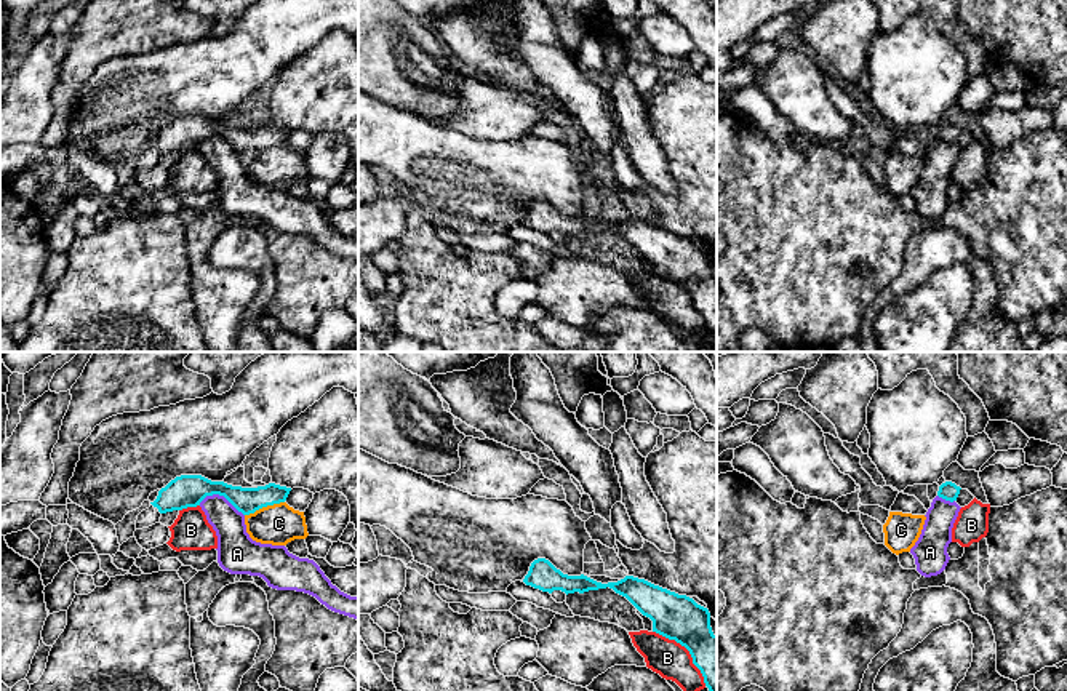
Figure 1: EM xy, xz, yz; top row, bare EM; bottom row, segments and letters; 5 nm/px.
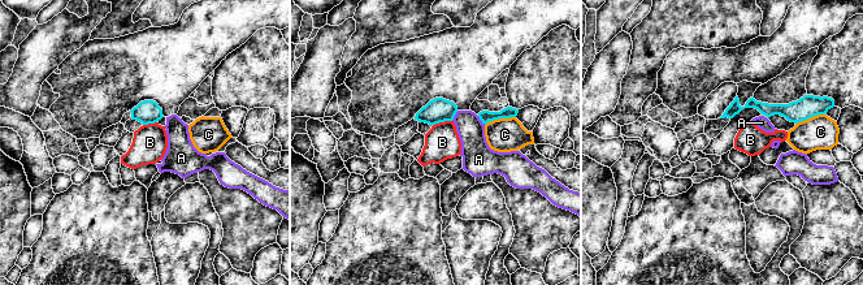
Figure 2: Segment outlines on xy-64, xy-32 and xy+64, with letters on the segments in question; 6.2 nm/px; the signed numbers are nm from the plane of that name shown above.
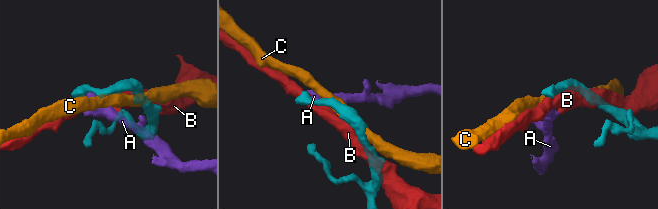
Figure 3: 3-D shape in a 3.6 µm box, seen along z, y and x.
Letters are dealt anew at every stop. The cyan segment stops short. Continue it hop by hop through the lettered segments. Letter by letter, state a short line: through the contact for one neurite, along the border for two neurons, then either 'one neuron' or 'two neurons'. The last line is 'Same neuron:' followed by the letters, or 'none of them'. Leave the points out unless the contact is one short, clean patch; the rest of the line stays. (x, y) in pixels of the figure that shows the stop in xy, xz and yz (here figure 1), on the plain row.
A: line xy (199, 144), (207, 138), (223, 136), (243, 157); two neurons
B: two neurons
C: two neurons
Same neuron: none of them

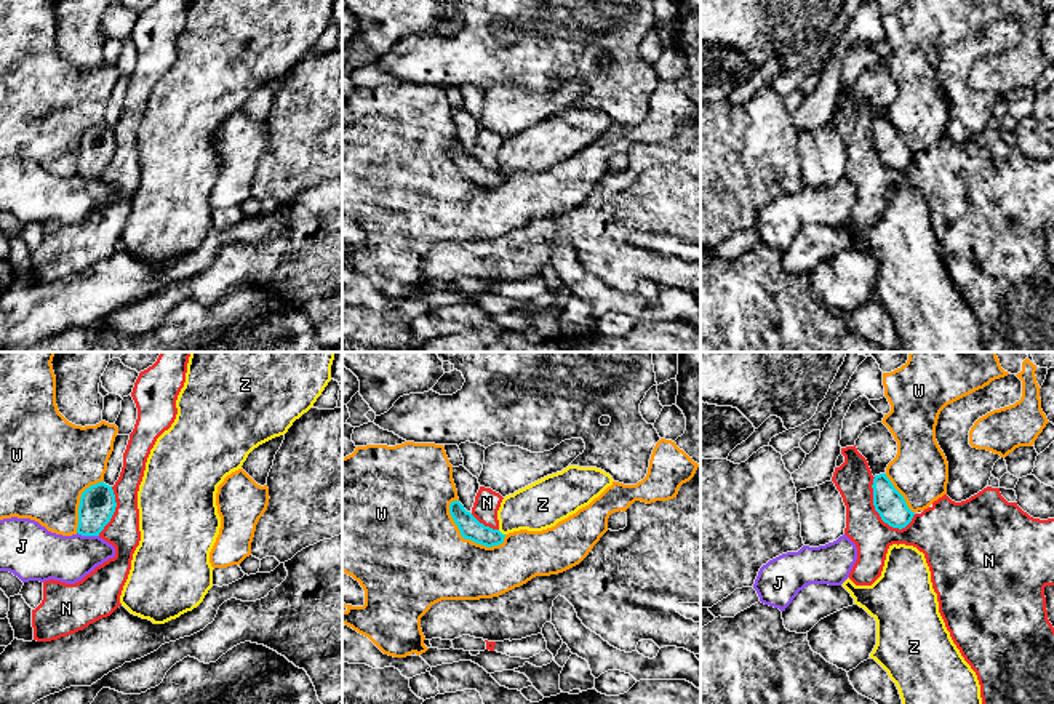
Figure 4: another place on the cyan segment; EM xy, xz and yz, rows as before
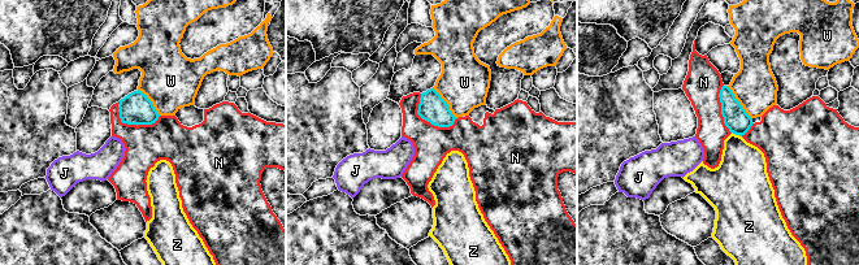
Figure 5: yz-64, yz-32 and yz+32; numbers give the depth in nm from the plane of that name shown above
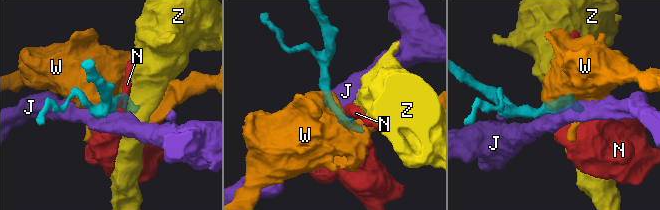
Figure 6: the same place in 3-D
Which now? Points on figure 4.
J: line xy (77, 173), (87, 178), (98, 178); two neurons
N: two neurons
W: two neurons
Z: line xz (498, 172), (504, 176); two neurons
Same neuron: none of them

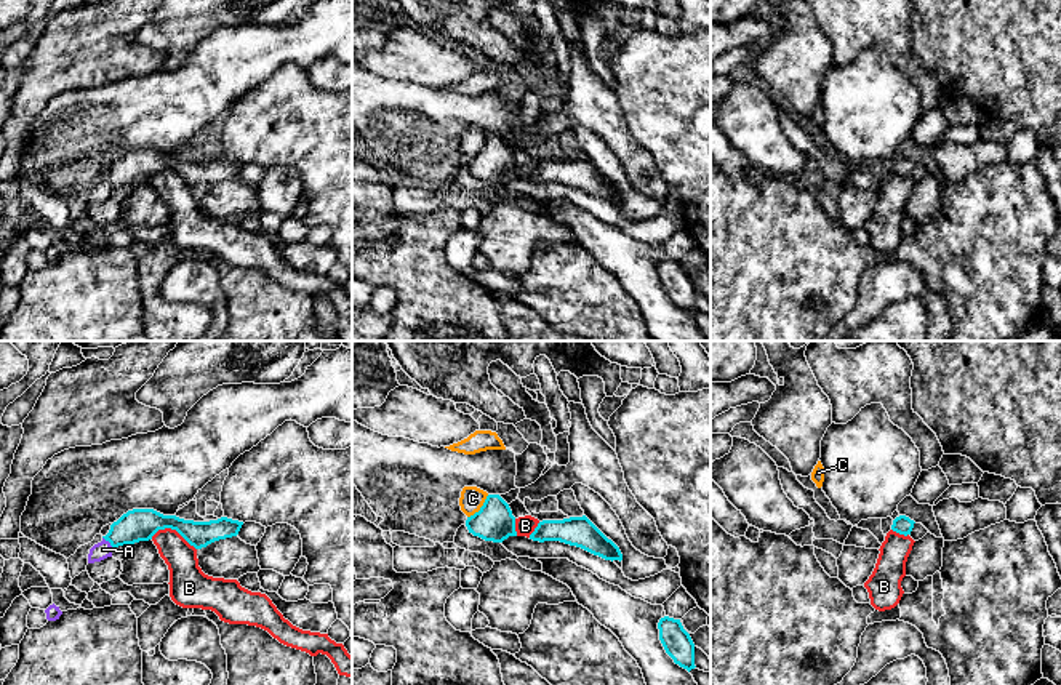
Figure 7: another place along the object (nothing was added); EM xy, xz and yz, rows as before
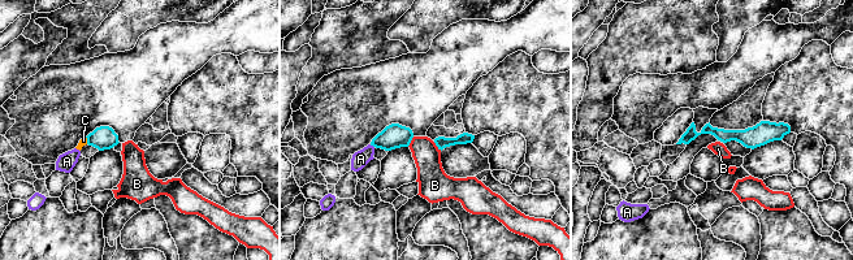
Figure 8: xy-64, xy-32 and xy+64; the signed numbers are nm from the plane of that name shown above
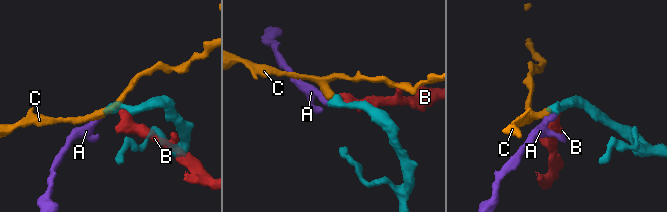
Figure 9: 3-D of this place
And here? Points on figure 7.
A: line xy (136, 167), (109, 183), (103, 191); one neuron
B: line xy (151, 178), (159, 172), (175, 170), (196, 191); two neurons
C: line xz (488, 136), (484, 146), (468, 159); two neurons
Same neuron: A

